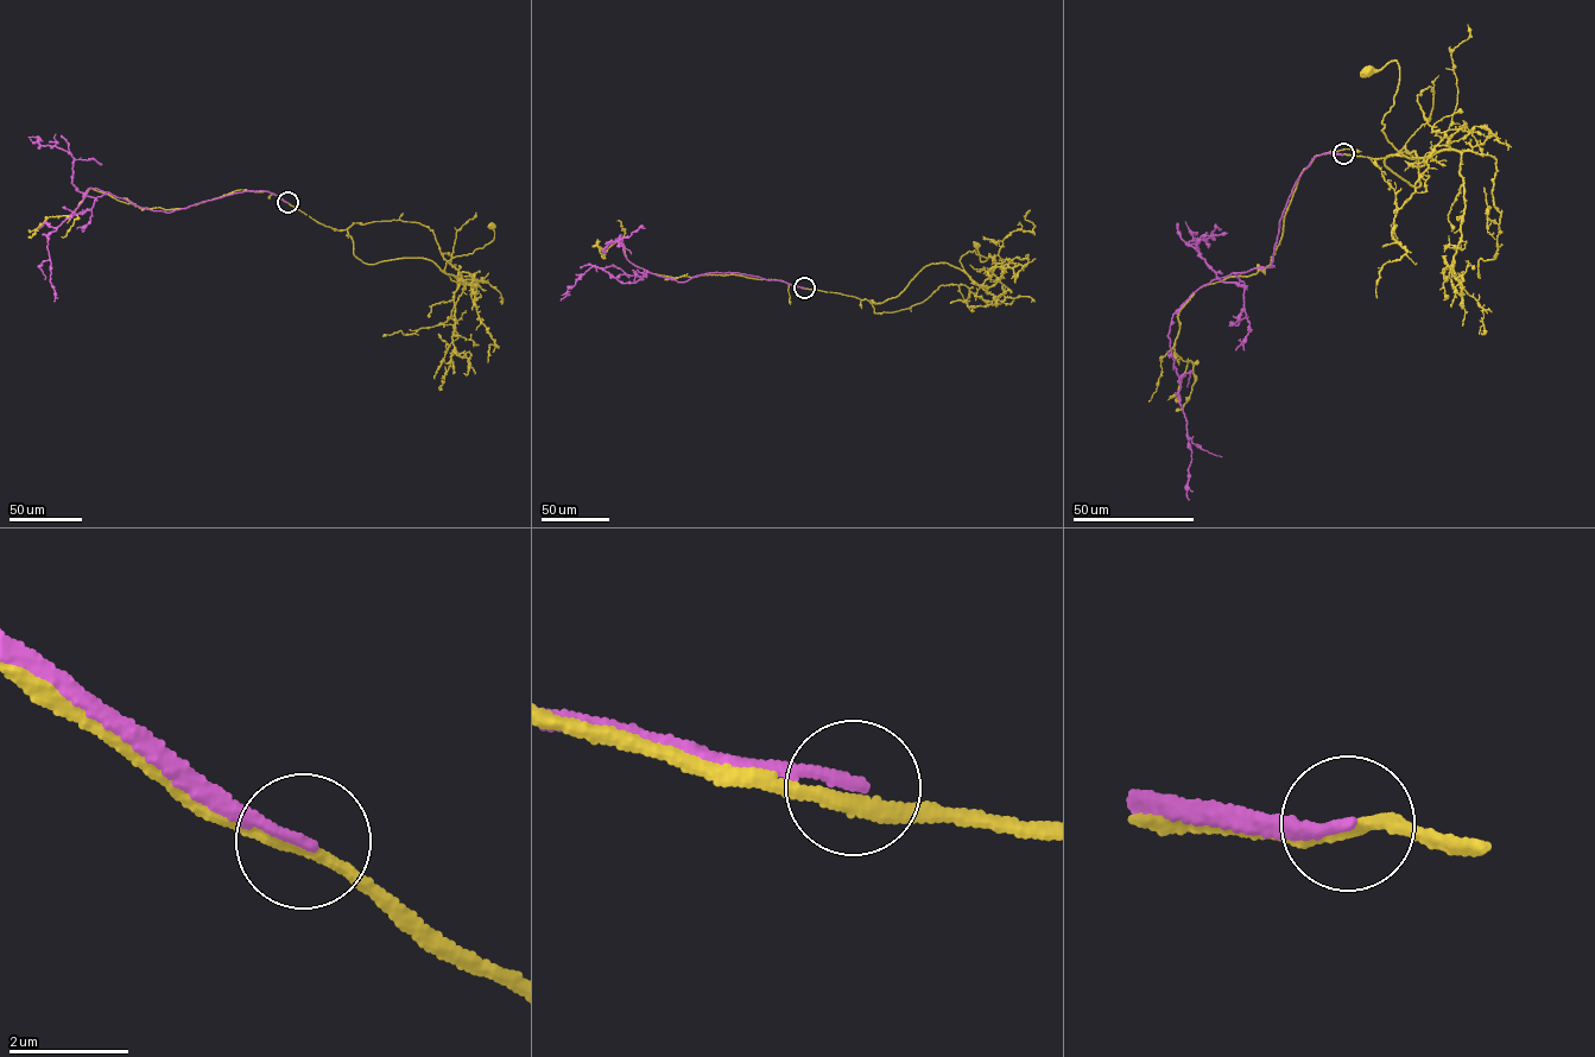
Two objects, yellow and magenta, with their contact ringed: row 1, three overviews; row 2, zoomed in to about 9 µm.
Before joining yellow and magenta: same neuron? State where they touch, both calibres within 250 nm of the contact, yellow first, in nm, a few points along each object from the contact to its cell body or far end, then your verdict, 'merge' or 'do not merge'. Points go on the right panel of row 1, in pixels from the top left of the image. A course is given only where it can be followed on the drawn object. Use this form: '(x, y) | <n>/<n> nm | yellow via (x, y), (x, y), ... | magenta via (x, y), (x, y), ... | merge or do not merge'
(1343, 153) | 220/190 nm | yellow via (1343, 153), (1386, 158), (1405, 145), (1422, 183), (1384, 162), (1419, 158), (1381, 131), (1399, 67), (1367, 71) | magenta via (1343, 153), (1317, 156), (1297, 179), (1273, 266), (1213, 280), (1173, 314), (1168, 335), (1191, 453), (1189, 499) | do not merge

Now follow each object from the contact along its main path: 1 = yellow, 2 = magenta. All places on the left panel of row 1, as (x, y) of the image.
1: (288, 202), (346, 229), (354, 254), (371, 264), (419, 258), (445, 272), (450, 259), (494, 239), (492, 226)
2: (288, 202), (267, 191), (248, 190), (169, 213), (88, 188), (71, 216), (48, 235), (54, 301)

